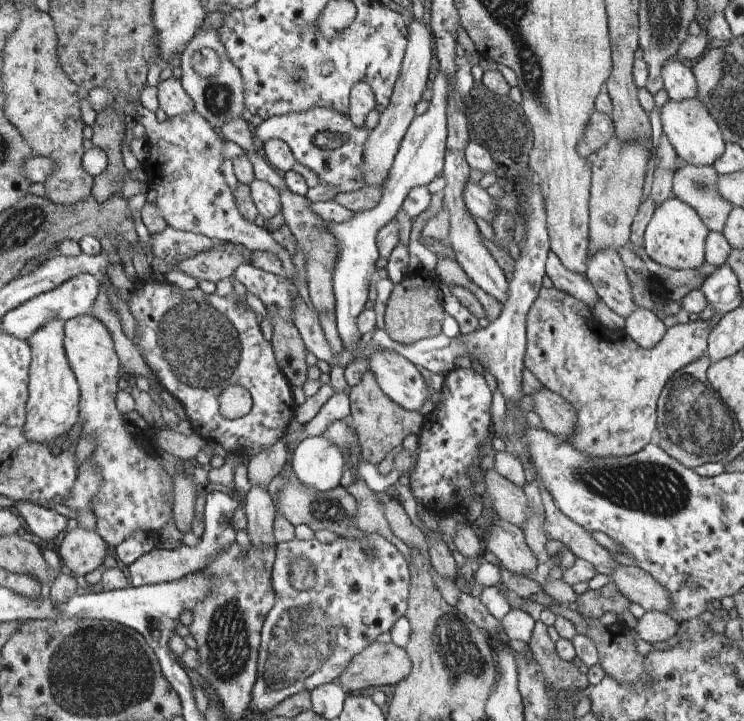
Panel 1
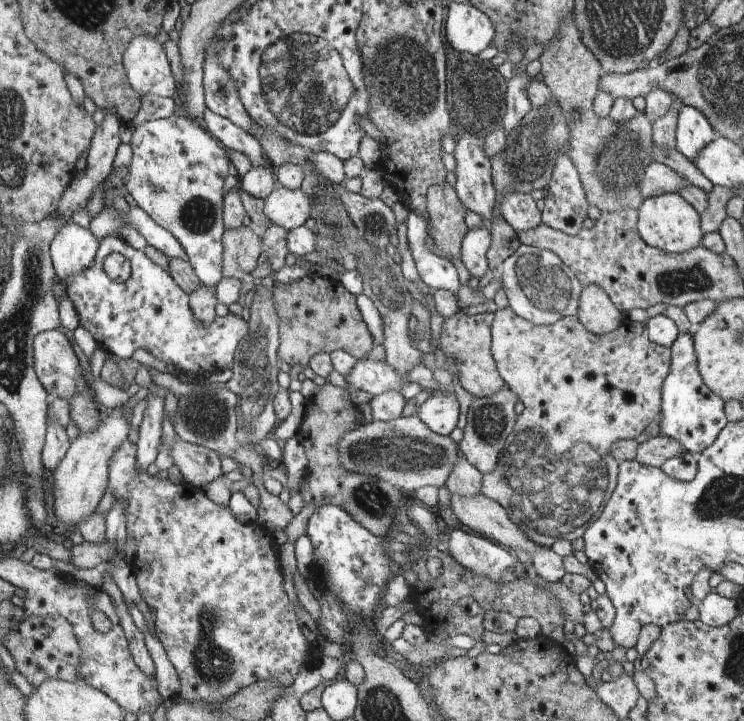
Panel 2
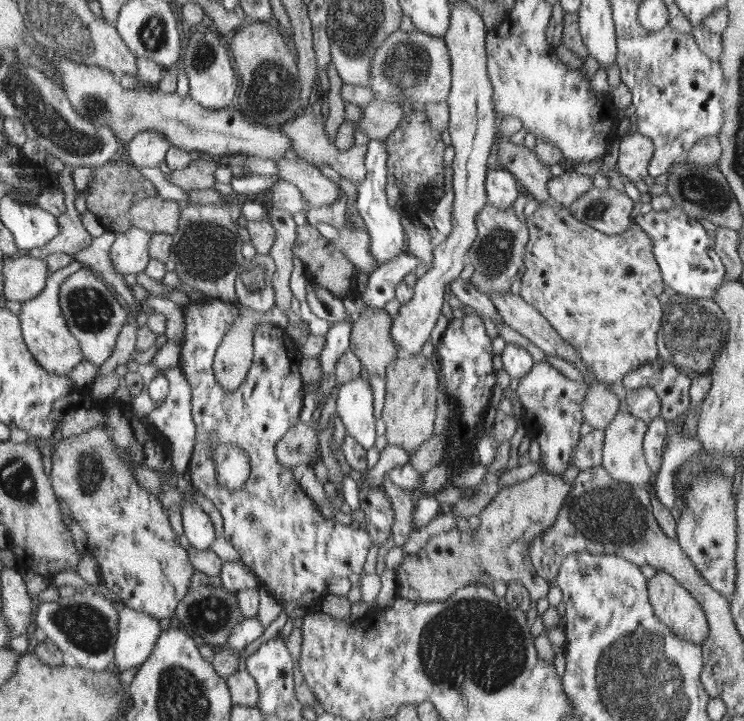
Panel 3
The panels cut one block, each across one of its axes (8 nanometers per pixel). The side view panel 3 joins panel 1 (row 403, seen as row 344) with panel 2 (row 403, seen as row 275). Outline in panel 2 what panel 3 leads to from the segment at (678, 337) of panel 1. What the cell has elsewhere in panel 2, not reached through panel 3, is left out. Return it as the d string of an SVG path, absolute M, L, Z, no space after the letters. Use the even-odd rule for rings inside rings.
M510 307L498 309L494 314L491 326L491 353L498 363L499 373L503 376L504 382L520 398L525 409L516 422L515 432L512 433L512 446L499 457L496 468L490 474L483 474L482 494L488 498L498 501L508 510L512 522L524 532L532 542L544 547L551 547L554 542L560 539L569 539L571 542L580 542L584 534L591 528L596 520L603 516L604 509L611 500L612 494L618 485L619 462L612 455L612 446L619 440L636 439L642 434L642 428L646 428L660 412L660 392L663 392L662 382L668 377L670 366L670 348L660 346L648 337L647 322L639 323L625 320L616 330L598 336L587 329L580 322L578 316L568 316L560 318L560 321L550 324L550 326L536 326L520 315L516 314Z

